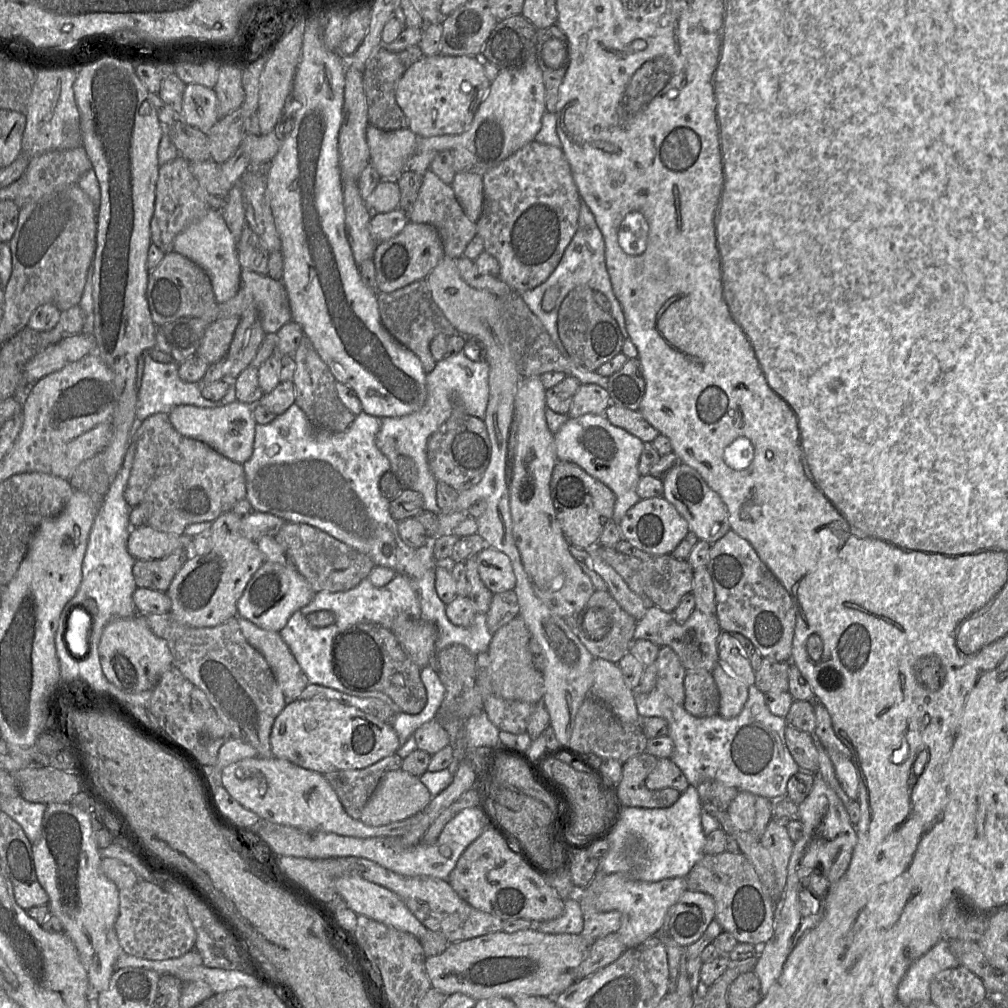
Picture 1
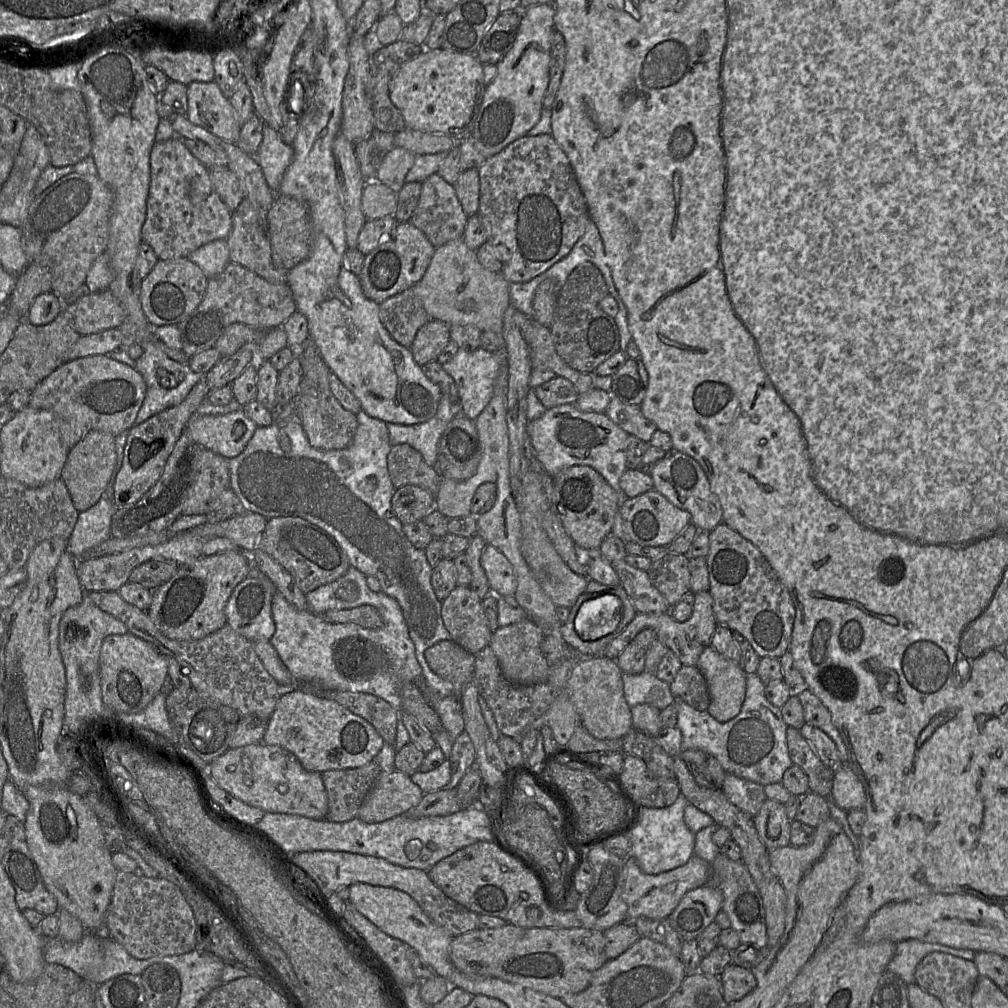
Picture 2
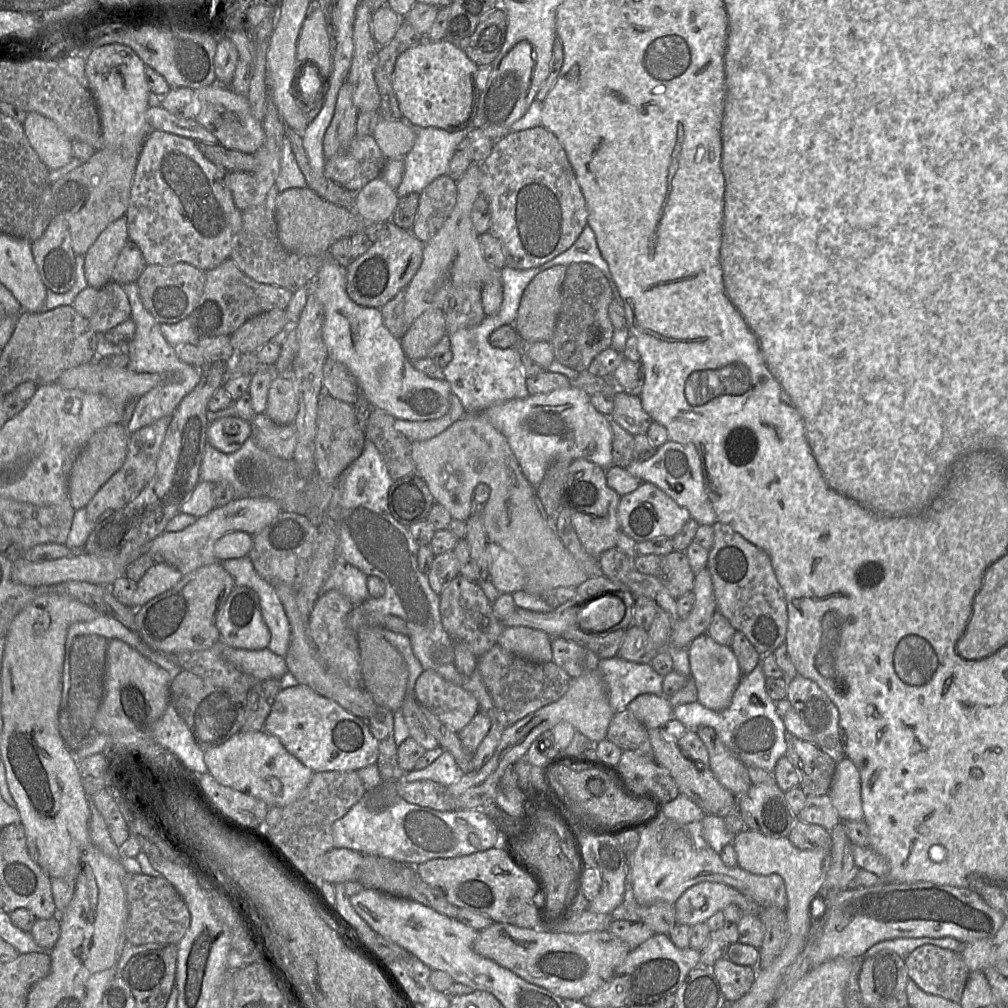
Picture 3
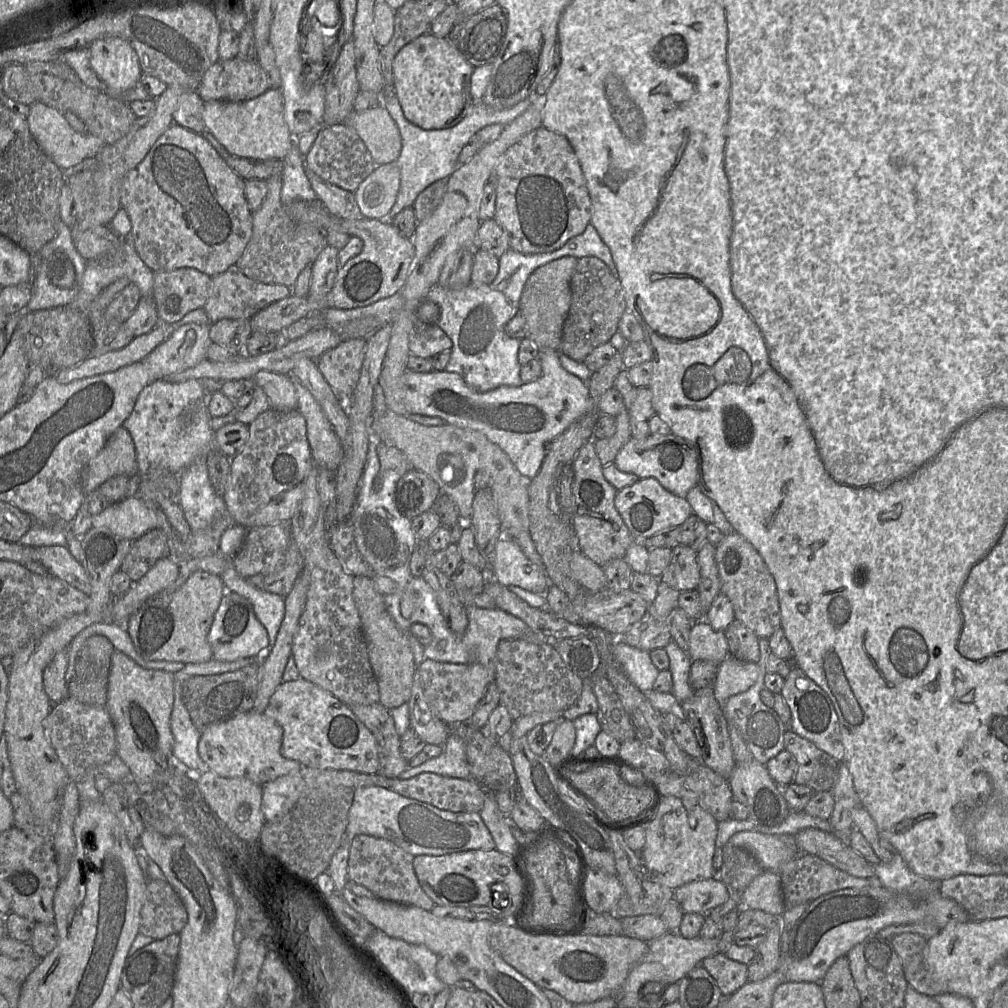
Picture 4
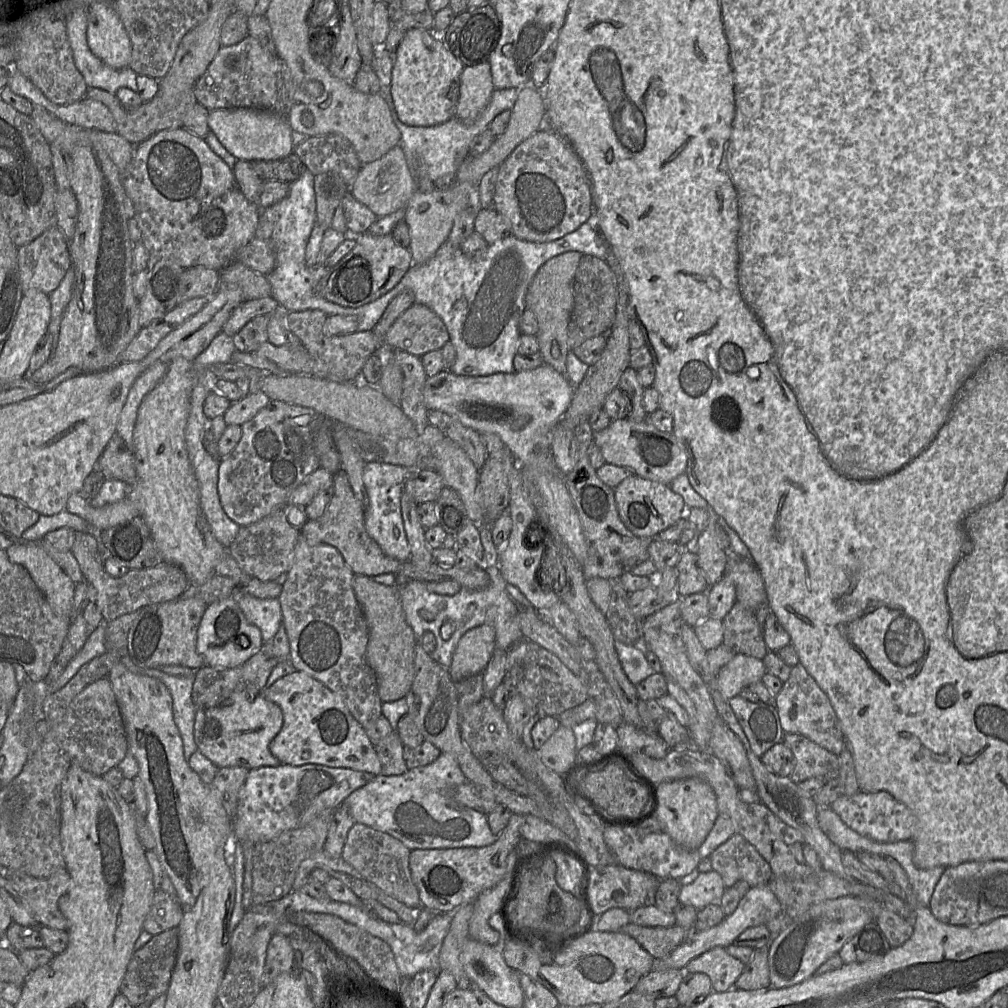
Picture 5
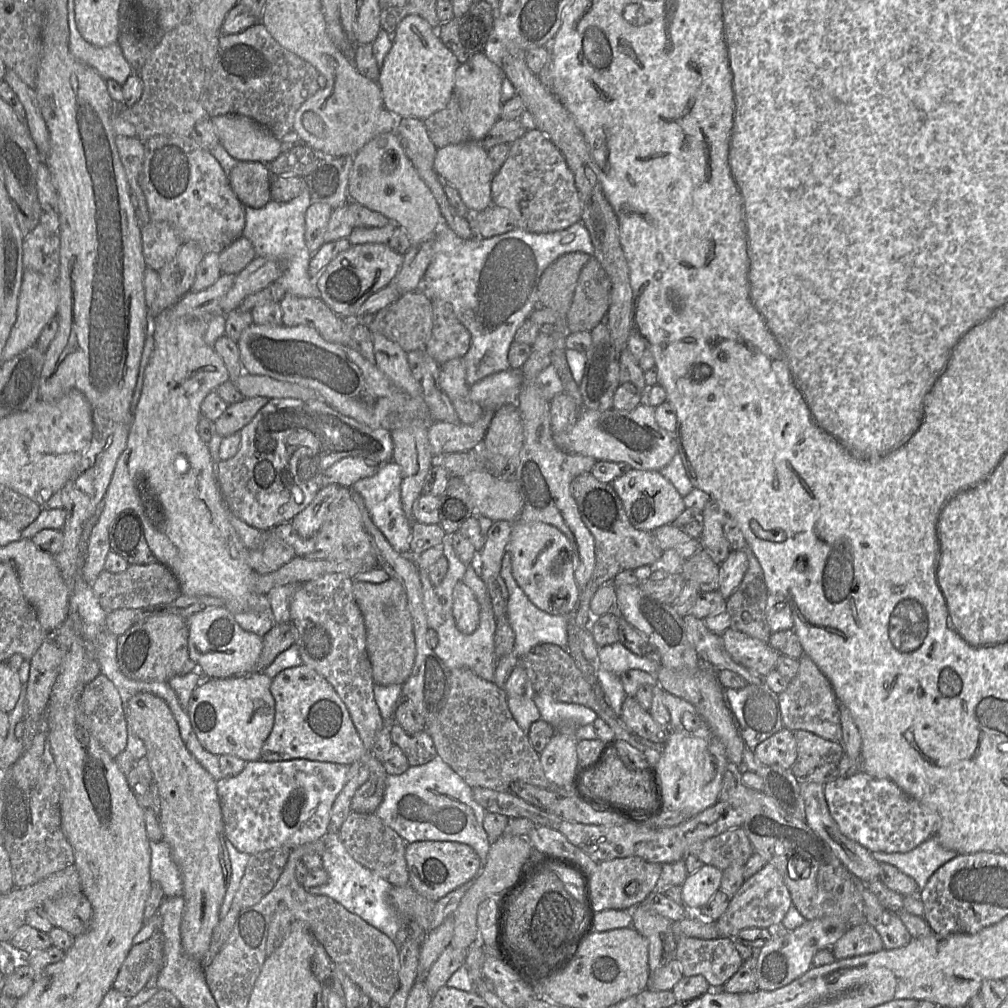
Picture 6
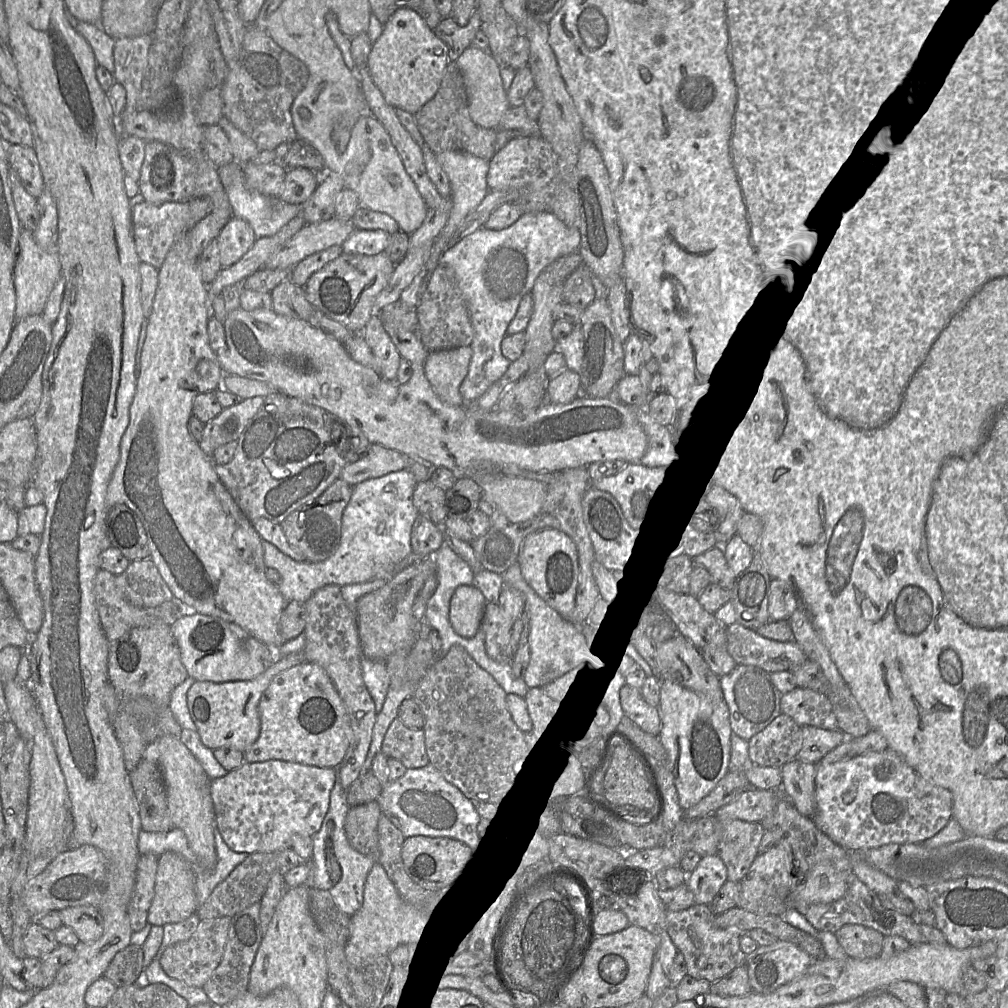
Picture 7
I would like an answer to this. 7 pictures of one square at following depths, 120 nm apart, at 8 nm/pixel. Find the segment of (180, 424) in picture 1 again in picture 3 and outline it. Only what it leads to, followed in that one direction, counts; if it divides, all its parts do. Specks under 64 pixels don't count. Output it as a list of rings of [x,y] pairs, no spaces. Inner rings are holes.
[[[227,416],[209,422],[207,443],[223,453],[233,453],[251,436],[250,422],[239,416]]]

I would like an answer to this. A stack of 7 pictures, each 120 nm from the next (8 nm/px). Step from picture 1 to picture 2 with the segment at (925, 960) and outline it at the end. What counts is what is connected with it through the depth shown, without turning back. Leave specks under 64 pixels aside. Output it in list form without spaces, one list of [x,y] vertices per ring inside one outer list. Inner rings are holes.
[[[910,939],[896,943],[893,958],[887,970],[899,976],[907,985],[915,982],[915,970],[920,961],[931,952],[948,953],[966,960],[973,960],[975,951],[930,943],[917,939]]]

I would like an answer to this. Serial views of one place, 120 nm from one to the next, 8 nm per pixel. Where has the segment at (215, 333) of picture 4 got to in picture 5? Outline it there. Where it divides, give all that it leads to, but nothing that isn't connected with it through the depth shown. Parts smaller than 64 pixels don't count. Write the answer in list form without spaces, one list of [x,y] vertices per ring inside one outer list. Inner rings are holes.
[[[273,296],[244,301],[233,310],[222,331],[233,337],[252,319],[278,310],[281,310],[280,305]]]

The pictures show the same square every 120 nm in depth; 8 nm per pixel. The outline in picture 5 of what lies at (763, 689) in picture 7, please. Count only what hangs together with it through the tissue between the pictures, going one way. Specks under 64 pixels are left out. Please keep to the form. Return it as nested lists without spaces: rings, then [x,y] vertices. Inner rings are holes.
[[[739,695],[728,701],[752,751],[759,758],[772,746],[783,741],[784,731],[775,705],[762,701],[751,702]]]

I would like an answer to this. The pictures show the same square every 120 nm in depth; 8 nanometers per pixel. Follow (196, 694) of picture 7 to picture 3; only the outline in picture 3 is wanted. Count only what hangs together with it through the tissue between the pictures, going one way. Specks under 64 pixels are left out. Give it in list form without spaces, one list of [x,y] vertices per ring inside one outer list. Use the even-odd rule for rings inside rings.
[[[264,730],[236,733],[223,744],[205,751],[204,762],[218,783],[261,799],[269,807],[284,807],[296,800],[313,774],[286,750],[278,737]]]

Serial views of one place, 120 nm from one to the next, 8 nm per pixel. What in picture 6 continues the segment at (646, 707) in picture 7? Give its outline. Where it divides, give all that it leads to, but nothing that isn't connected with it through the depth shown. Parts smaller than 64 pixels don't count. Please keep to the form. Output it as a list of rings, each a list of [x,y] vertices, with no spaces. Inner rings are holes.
[[[633,697],[624,699],[620,718],[634,733],[652,743],[662,746],[667,740],[668,727],[658,724]]]

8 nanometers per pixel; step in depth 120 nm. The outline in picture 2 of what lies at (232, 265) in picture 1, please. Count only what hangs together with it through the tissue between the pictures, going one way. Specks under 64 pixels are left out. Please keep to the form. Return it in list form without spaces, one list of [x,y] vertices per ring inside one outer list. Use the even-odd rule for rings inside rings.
[[[227,239],[209,242],[191,252],[187,259],[199,266],[208,279],[218,276],[230,262]]]

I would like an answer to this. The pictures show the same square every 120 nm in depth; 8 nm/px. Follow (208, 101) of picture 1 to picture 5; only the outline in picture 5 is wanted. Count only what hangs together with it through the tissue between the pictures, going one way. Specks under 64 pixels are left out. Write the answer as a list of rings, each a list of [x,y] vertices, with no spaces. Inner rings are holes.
[[[228,108],[209,111],[208,127],[223,147],[237,160],[271,161],[293,153],[292,128],[285,116],[255,108]]]

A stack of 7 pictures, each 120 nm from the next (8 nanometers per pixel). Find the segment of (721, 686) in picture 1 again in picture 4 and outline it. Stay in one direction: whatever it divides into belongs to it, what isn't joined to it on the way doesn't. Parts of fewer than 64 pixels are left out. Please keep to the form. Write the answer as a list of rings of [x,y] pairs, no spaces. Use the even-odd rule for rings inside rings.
[[[705,620],[694,621],[688,650],[692,661],[709,660],[720,664],[729,654],[724,632],[714,630]]]

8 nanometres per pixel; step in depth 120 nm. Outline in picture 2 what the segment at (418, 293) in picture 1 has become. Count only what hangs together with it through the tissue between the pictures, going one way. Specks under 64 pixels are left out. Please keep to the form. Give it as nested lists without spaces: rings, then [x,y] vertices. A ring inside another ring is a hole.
[[[412,286],[380,303],[380,319],[399,344],[410,348],[417,331],[431,318]]]

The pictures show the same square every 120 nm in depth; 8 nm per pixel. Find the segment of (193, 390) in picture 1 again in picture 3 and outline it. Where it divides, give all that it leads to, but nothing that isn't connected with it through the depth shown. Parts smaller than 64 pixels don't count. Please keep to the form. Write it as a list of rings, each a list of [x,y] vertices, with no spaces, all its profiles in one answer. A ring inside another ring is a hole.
[[[137,282],[121,286],[128,296],[131,306],[130,318],[136,326],[134,338],[129,342],[129,363],[127,368],[136,373],[158,373],[166,376],[164,383],[153,387],[135,401],[131,418],[125,425],[128,433],[132,434],[164,416],[172,415],[184,397],[200,382],[202,372],[199,367],[186,364],[177,357],[175,348],[166,341],[161,333],[161,324],[144,308],[139,296]]]

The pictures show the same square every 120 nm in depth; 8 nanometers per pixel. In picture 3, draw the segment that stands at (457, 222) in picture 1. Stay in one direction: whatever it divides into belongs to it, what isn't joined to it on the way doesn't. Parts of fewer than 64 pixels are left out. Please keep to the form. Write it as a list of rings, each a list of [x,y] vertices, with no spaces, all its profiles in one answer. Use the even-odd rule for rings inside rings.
[[[441,175],[422,190],[416,219],[410,230],[423,243],[428,242],[450,216],[457,200],[456,181]]]

